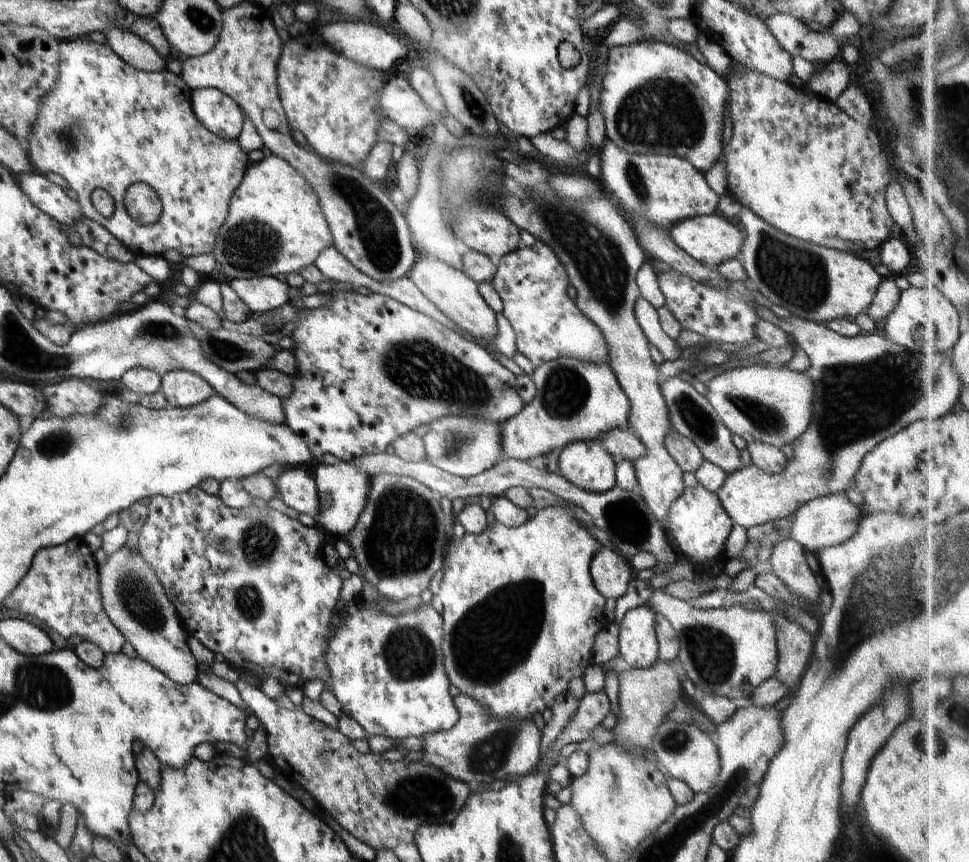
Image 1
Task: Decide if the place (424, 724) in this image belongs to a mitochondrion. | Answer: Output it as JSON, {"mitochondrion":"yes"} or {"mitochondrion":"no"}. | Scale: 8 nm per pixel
{"mitochondrion":"no"}

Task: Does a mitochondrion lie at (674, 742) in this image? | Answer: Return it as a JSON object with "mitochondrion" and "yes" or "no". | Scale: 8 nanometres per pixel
{"mitochondrion":"yes"}

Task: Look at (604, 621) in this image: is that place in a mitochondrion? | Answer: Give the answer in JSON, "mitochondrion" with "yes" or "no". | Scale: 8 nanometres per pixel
{"mitochondrion":"no"}

